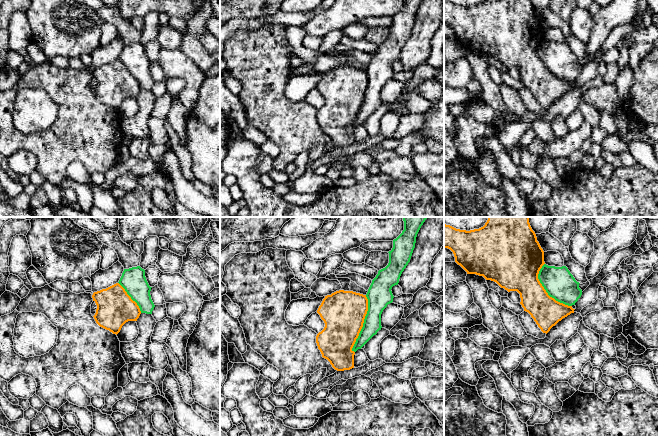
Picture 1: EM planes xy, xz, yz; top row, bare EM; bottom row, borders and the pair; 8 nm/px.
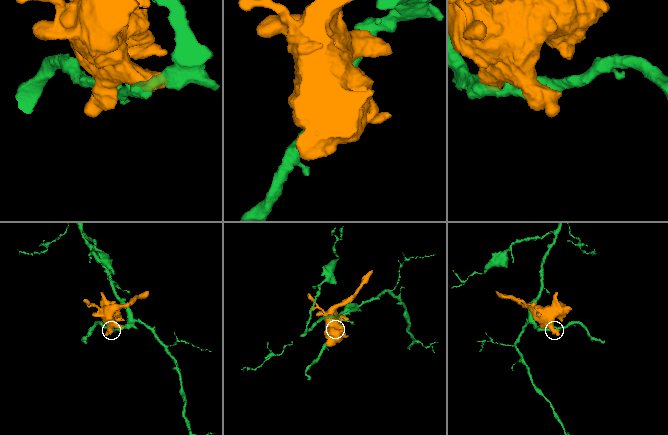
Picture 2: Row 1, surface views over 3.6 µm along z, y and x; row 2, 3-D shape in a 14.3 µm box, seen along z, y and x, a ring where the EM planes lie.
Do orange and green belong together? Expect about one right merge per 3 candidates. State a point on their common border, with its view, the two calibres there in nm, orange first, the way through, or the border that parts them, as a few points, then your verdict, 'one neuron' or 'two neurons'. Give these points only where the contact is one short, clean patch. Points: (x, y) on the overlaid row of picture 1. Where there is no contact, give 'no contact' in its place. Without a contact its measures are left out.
contact xz (362, 324); calibres 360 and 180 nm; two neurons

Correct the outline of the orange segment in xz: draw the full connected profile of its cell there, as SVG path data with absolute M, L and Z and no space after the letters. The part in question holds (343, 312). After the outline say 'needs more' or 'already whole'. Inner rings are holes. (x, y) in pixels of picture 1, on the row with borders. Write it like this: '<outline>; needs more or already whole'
M339 290L325 296L317 313L325 323L324 329L316 336L316 343L322 357L327 359L337 371L354 368L354 355L352 350L356 339L363 327L364 319L368 311L368 299L366 295L353 291Z; already whole

